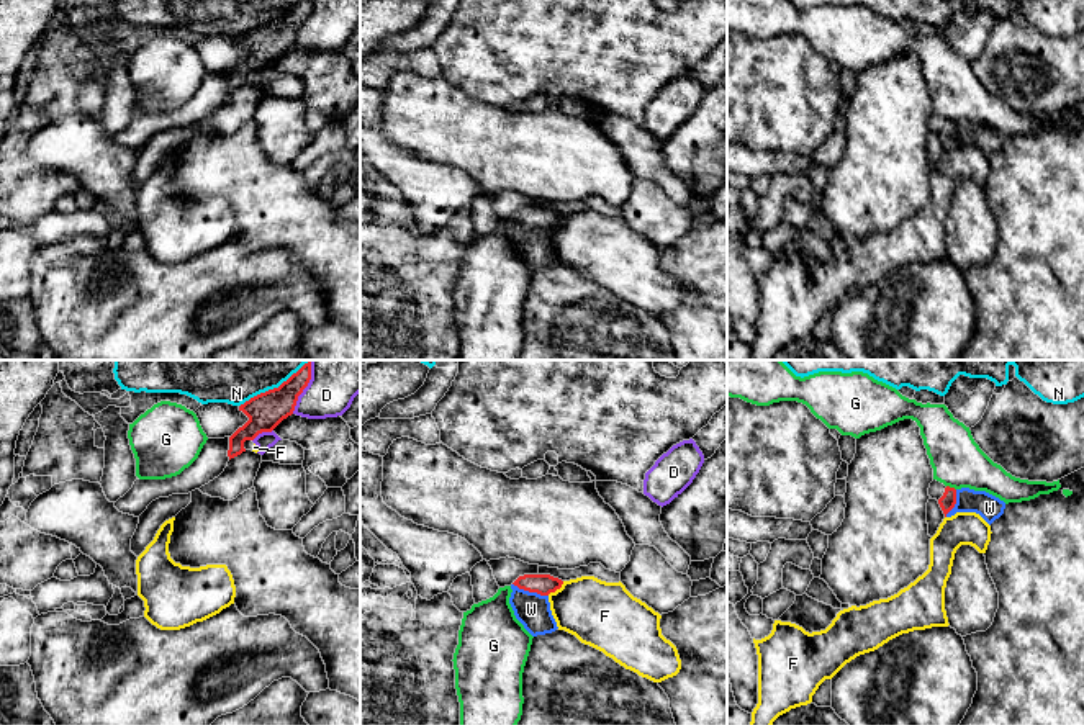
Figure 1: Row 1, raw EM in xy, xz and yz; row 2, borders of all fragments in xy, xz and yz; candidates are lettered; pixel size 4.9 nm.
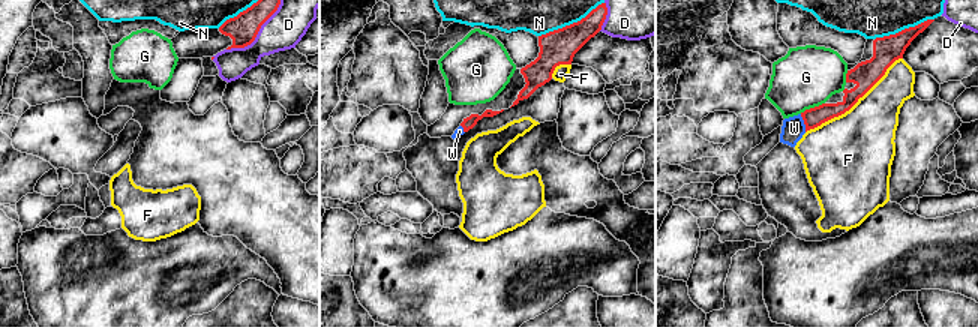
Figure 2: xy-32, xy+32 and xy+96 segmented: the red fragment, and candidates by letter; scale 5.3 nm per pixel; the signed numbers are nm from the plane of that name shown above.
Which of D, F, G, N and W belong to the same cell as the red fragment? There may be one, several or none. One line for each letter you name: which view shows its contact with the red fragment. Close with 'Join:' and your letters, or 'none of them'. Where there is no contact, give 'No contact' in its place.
W: Touches red in xz
Join: W

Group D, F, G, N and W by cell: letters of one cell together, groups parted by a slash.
D / F / G / N / W

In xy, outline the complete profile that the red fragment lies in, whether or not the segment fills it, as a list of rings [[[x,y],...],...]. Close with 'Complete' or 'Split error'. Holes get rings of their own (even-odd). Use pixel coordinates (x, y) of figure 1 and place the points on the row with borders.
[[[311,362],[305,363],[278,388],[260,393],[239,406],[249,421],[229,437],[229,460],[246,452],[244,442],[262,432],[272,432],[283,419],[293,414],[298,396],[311,380]]]. Complete

